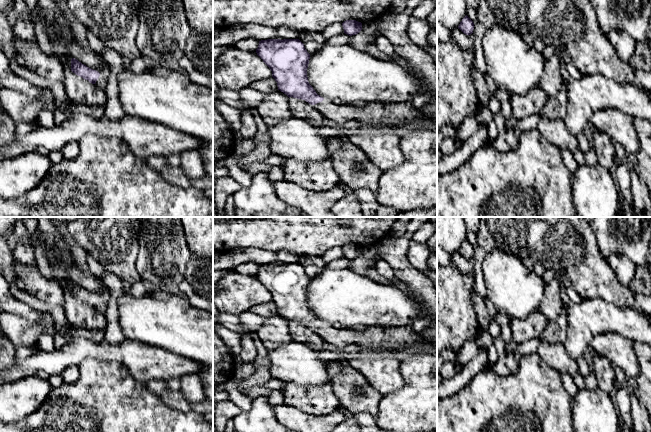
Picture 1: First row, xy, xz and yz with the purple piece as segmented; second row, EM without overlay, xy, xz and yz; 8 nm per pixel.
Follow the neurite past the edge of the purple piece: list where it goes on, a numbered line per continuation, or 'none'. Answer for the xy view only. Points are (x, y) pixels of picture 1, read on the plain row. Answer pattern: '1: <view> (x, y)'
1: xy (101, 307)

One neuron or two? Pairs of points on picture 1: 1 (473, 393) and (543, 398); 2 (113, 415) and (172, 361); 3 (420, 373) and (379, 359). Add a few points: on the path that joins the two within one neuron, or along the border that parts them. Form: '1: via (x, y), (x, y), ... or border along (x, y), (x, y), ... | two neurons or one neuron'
1: via (490, 398), (526, 398) | one neuron
2: border along (126, 369), (136, 380), (145, 383) | two neurons
3: border along (399, 363), (403, 384), (397, 389) | two neurons

